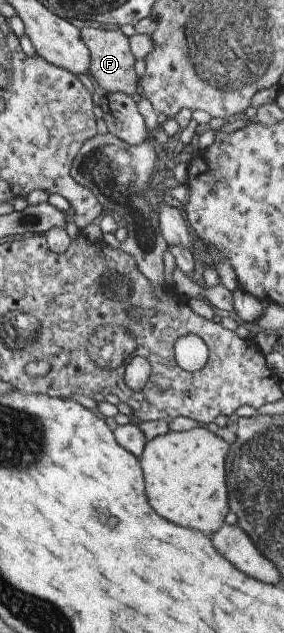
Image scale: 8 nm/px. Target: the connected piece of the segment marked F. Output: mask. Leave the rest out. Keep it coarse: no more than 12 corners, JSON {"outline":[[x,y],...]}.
{"outline":[[82,28],[88,76],[98,91],[137,98],[127,37]]}

